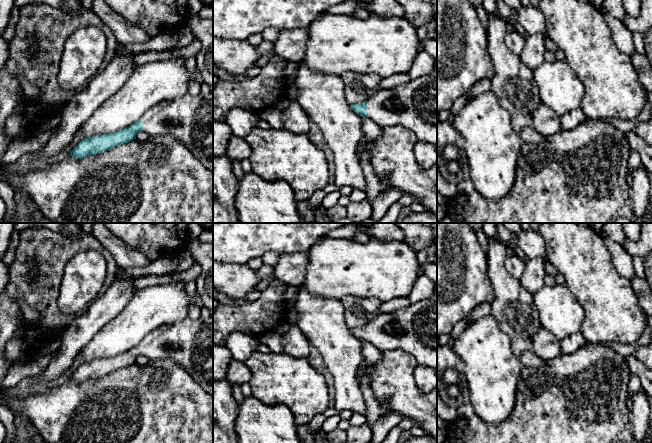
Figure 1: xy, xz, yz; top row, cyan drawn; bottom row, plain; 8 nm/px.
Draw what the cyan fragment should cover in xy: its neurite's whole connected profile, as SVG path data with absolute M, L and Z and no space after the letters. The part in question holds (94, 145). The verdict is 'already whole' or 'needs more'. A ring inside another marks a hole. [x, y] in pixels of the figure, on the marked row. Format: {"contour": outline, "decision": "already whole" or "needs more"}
{"contour": "M187 93L182 98L155 105L144 113L134 124L111 134L84 138L70 152L69 156L83 158L99 154L121 144L136 139L139 131L149 136L171 135L179 140L205 167L213 171L213 93L192 96Z", "decision": "needs more"}

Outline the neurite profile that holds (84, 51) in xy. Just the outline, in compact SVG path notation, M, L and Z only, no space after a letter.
M84 26L65 41L58 83L61 89L80 91L100 70L107 50L107 40L102 30Z

